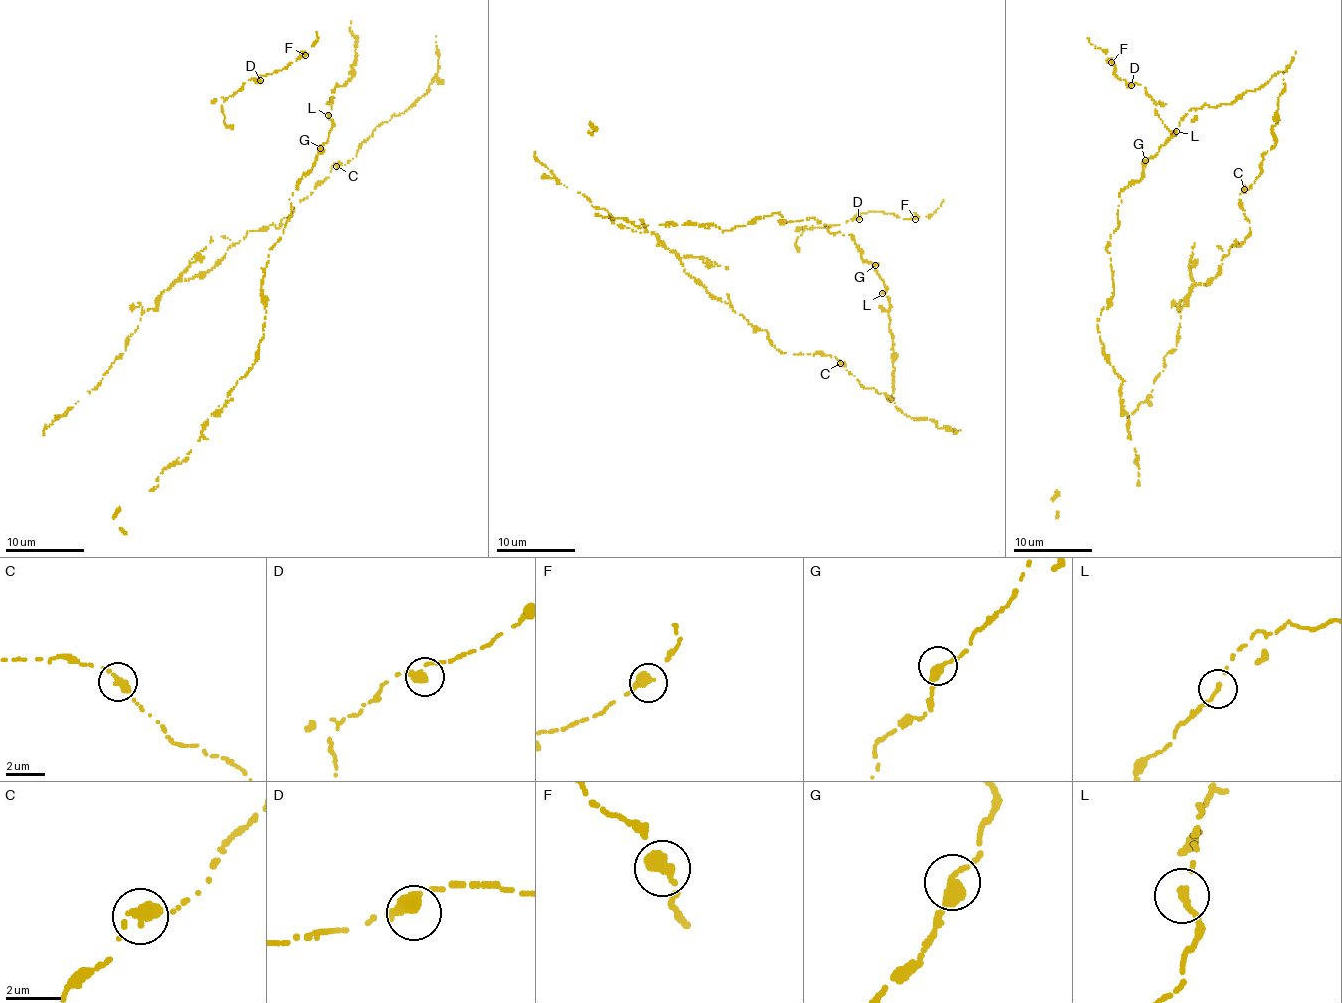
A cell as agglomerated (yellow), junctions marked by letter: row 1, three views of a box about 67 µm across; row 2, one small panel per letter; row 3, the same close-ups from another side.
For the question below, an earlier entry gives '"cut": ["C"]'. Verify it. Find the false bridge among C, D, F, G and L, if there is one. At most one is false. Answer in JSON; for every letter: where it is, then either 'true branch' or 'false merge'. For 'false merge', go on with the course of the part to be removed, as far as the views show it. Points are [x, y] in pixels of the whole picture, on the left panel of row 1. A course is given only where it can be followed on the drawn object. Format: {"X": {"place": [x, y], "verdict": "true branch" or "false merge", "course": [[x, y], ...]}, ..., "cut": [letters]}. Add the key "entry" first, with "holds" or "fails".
{"entry": "fails", "C": {"place": [336, 166], "verdict": "true branch"}, "D": {"place": [260, 80], "verdict": "true branch"}, "F": {"place": [305, 55], "verdict": "true branch"}, "G": {"place": [320, 148], "verdict": "true branch"}, "L": {"place": [328, 115], "verdict": "true branch"}, "cut": []}

